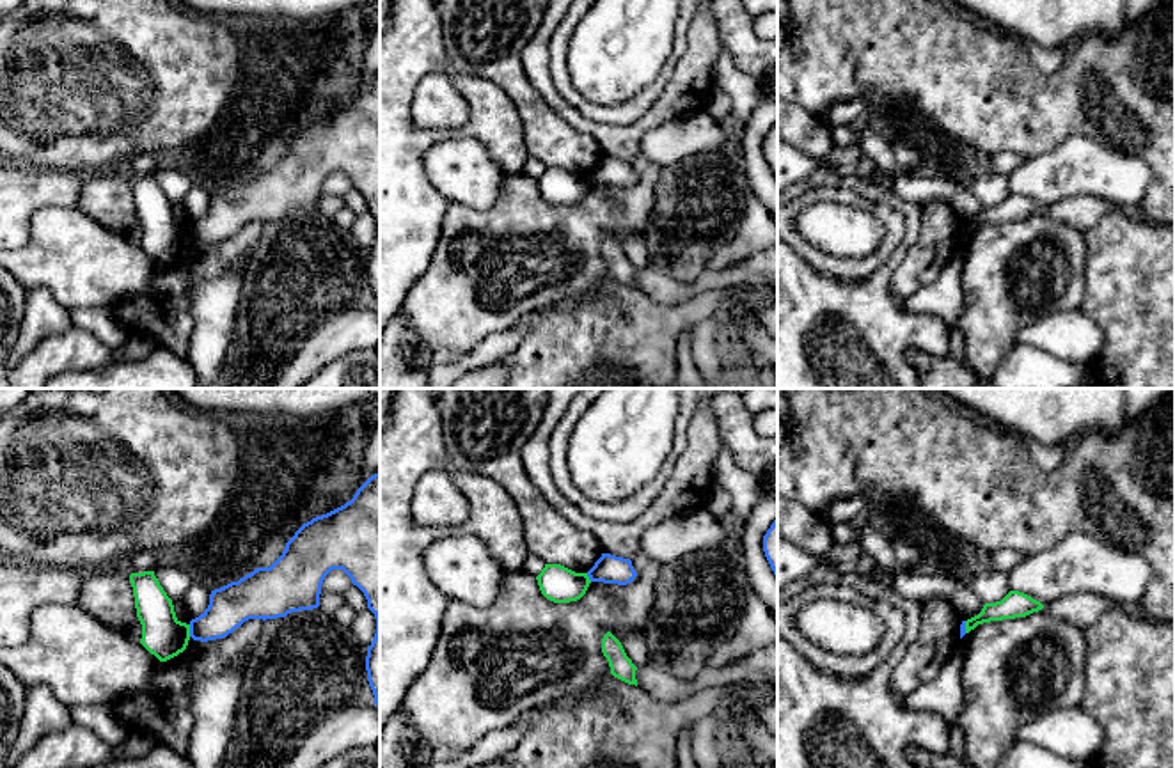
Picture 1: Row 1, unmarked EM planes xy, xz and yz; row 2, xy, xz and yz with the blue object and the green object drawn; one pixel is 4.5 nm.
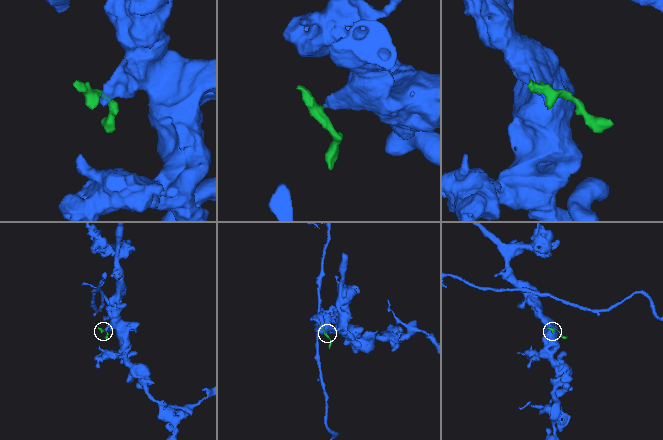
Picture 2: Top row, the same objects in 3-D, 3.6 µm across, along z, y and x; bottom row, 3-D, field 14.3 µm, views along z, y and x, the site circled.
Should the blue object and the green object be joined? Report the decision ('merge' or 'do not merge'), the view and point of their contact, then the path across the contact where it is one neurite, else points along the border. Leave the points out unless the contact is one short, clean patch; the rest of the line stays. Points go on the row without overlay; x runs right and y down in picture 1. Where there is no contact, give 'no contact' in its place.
do not merge | xy (190, 233) | along xy (189, 227), (190, 238)

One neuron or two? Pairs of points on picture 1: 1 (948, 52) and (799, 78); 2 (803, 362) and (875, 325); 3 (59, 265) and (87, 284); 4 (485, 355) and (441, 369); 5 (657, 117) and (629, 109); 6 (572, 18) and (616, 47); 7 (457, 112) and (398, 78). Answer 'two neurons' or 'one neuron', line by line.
1: one neuron
2: one neuron
3: one neuron
4: one neuron
5: two neurons
6: two neurons
7: two neurons

